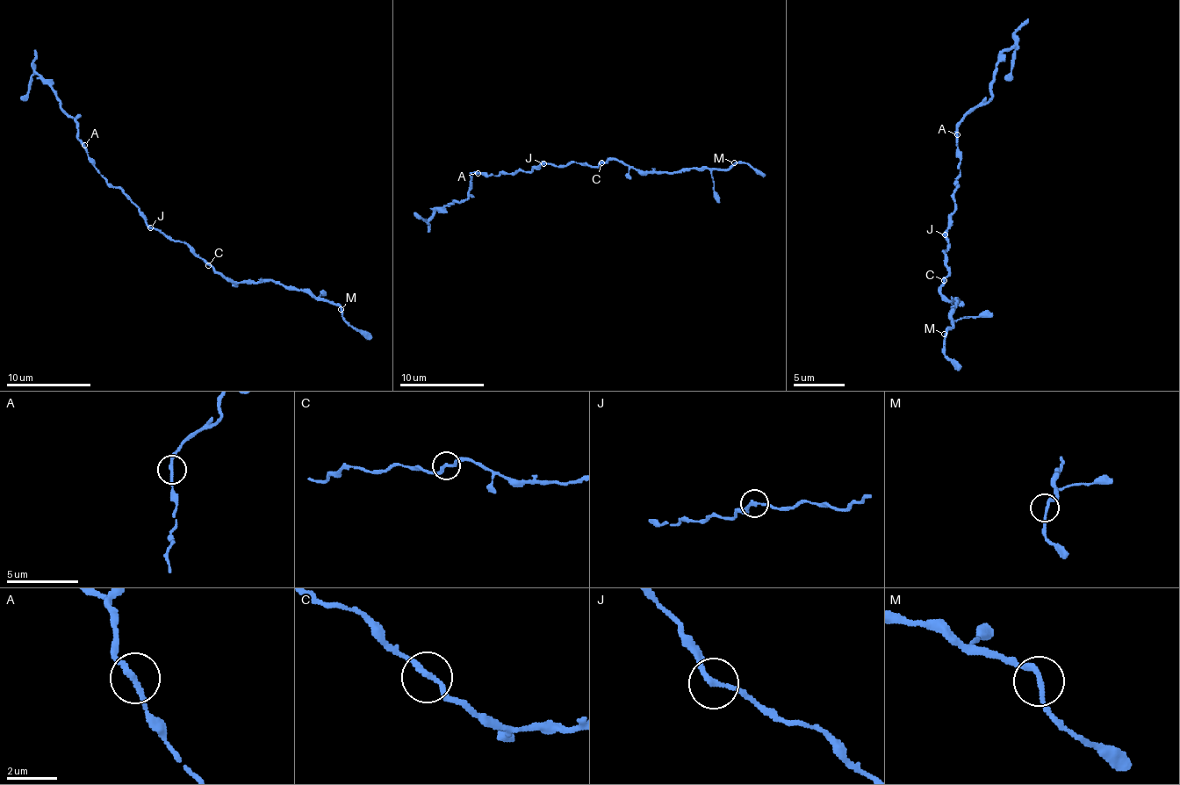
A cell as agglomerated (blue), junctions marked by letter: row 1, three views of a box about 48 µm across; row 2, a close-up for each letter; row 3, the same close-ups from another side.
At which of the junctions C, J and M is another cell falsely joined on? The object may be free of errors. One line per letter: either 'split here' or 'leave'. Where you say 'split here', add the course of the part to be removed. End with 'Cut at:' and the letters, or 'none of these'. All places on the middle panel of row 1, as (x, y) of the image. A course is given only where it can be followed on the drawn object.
C: leave
J: leave
M: leave
Cut at: none of these

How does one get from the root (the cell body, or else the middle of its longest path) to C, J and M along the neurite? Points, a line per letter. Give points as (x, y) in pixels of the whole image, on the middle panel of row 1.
C: (553, 164), (564, 167), (570, 162), (587, 162), (597, 167), (601, 162)
J: (553, 164), (543, 162)
M: (553, 164), (587, 162), (597, 167), (618, 161), (642, 171), (678, 173), (690, 169), (728, 169), (734, 162)

